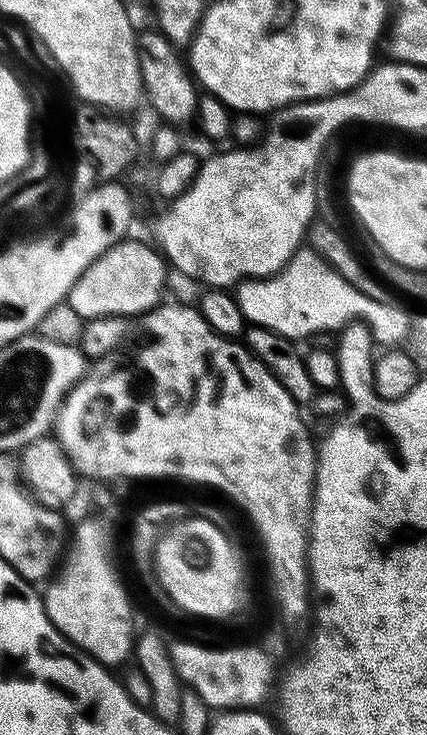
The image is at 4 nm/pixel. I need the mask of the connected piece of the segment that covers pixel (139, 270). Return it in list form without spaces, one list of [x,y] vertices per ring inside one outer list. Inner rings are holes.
[[[131,238],[113,244],[77,277],[66,303],[84,322],[108,316],[136,318],[151,312],[161,303],[166,269],[165,257],[155,247],[152,248]]]

